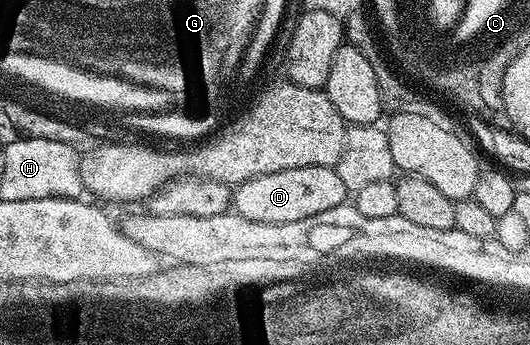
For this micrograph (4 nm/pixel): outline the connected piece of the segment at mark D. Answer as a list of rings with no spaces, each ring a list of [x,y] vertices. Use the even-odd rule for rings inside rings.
[[[300,166],[296,170],[280,170],[276,174],[264,174],[237,185],[232,192],[232,208],[239,216],[252,218],[252,222],[300,222],[300,218],[312,218],[314,214],[324,214],[334,206],[347,203],[348,191],[340,180],[337,167]]]

